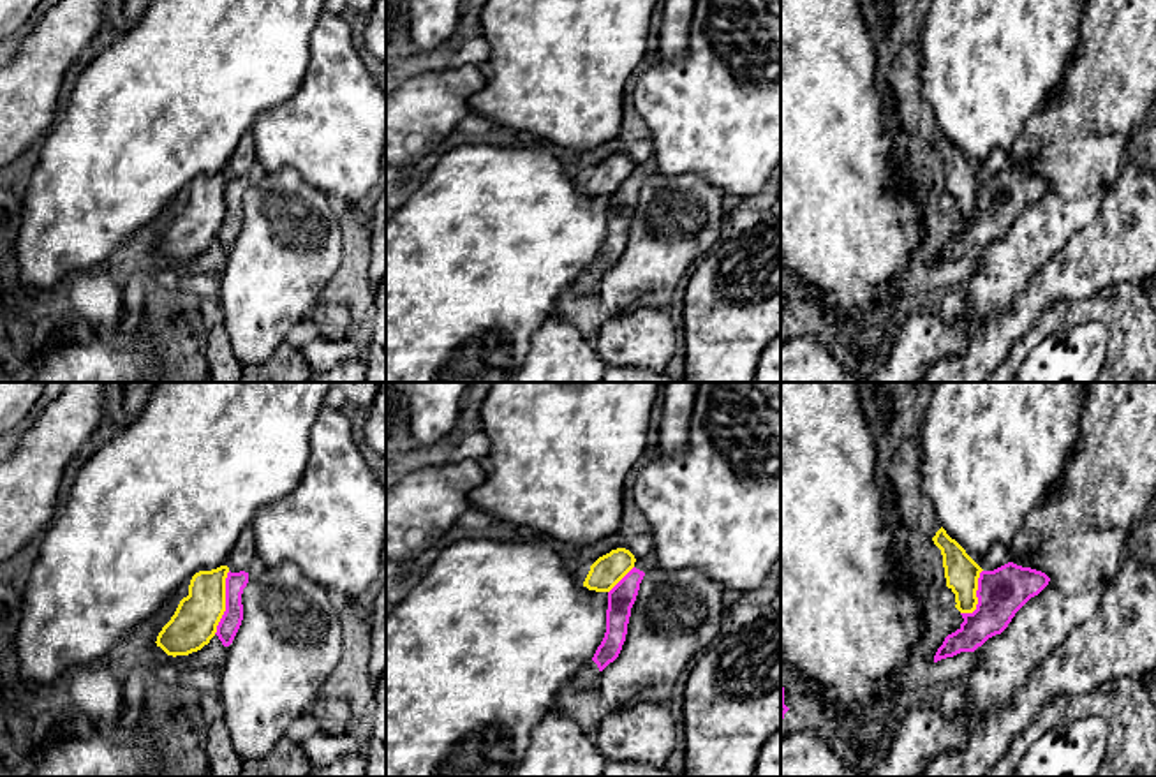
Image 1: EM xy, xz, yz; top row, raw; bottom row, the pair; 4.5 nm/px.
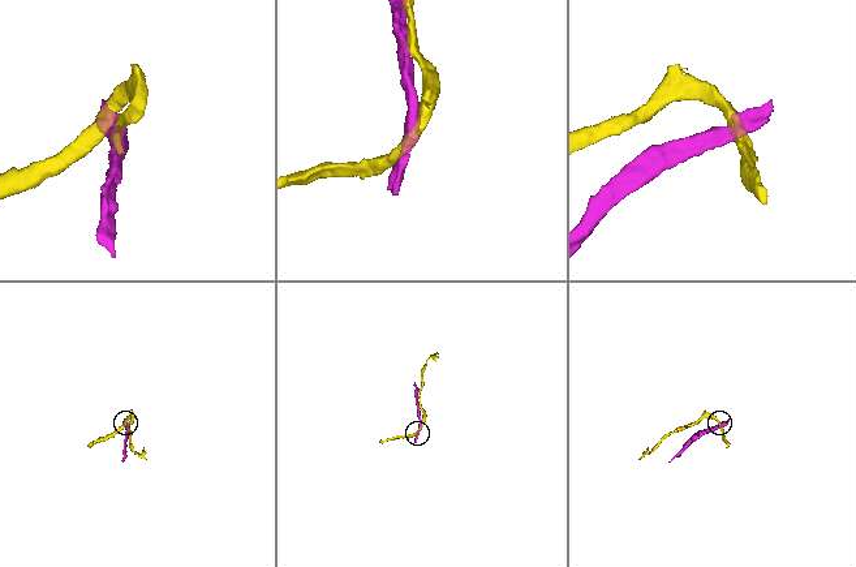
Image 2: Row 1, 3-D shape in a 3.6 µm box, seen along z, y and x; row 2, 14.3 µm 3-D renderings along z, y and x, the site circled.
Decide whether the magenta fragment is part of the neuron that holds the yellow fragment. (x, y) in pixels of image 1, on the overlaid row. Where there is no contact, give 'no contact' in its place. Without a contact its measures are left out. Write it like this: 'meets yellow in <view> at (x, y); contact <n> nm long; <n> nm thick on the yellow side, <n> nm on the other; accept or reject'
meets yellow in xy at (224, 603); contact 300 nm long; 200 nm thick on the yellow side, 90 nm on the other; reject

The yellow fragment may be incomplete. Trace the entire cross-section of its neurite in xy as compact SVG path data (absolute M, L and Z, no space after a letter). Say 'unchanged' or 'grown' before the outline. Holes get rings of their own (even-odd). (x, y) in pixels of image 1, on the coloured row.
unchanged; M229 567L199 571L192 576L189 596L183 597L157 636L157 647L167 655L189 655L201 650L217 633L226 611L226 578Z

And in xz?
unchanged; M611 550L590 566L583 587L596 592L610 592L634 567L634 562L636 559L629 550Z

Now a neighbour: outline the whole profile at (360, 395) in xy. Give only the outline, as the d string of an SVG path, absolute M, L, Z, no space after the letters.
M335 382L344 391L347 403L356 409L368 409L377 395L379 382Z

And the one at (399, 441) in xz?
M386 382L386 470L393 462L418 448L411 435L409 386Z

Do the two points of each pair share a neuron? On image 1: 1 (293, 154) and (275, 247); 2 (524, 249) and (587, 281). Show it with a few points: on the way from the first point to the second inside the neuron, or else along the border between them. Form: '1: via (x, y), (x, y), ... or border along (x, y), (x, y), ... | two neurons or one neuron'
1: border along (256, 164), (266, 171), (296, 170), (325, 192) | two neurons
2: border along (591, 265), (575, 286) | two neurons

